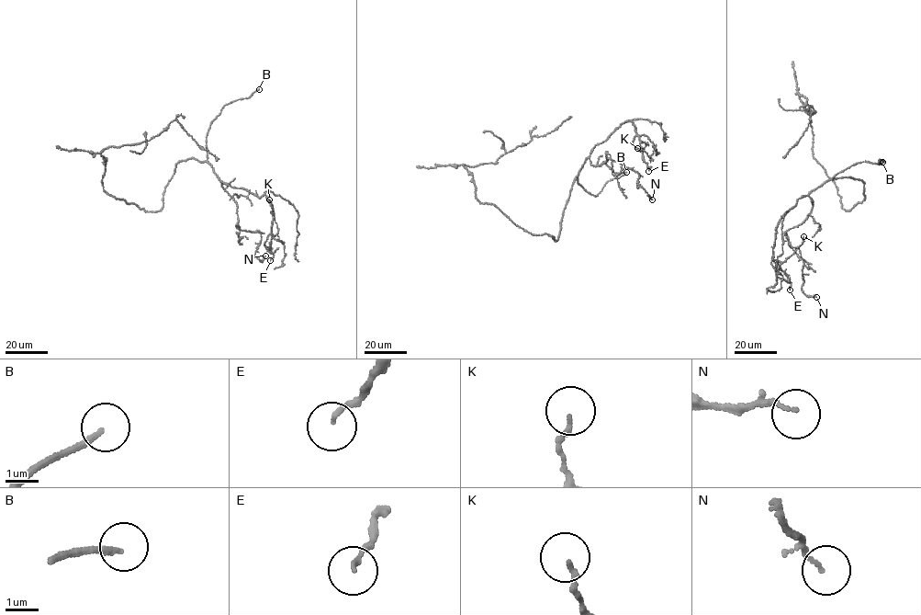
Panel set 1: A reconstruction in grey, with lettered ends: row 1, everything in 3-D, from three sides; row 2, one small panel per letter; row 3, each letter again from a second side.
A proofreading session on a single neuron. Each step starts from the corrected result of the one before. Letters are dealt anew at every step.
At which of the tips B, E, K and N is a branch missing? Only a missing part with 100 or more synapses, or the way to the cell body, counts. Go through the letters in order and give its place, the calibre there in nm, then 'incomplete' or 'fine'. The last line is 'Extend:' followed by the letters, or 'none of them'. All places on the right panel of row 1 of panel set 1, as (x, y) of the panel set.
B: (882, 162) | 160 nm | incomplete
E: (790, 290) | 120 nm | fine
K: (803, 236) | 130 nm | fine
N: (816, 297) | 100 nm | fine
Extend: B

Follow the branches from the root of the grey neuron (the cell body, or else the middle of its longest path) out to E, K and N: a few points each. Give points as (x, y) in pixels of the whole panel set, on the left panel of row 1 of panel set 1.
E: (162, 209), (174, 164), (192, 158), (207, 162), (225, 184), (259, 198), (266, 196), (273, 209), (270, 260)
K: (162, 209), (174, 164), (192, 158), (208, 163), (225, 184), (265, 196), (272, 237), (278, 230), (269, 199)
N: (162, 209), (174, 164), (207, 162), (236, 203), (239, 229), (261, 233), (254, 256), (262, 262), (265, 256)

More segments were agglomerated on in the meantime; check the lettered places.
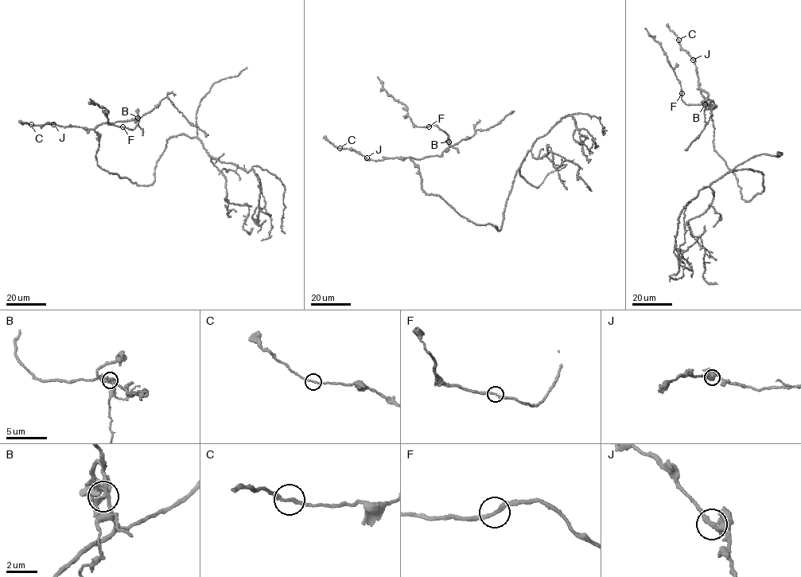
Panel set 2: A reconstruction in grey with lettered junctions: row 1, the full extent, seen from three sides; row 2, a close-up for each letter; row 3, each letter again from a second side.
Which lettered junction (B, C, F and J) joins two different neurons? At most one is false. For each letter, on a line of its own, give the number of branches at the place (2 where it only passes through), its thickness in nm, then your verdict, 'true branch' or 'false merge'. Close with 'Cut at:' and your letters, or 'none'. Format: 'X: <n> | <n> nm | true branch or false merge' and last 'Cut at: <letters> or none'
B: 4 | 280 nm | false merge
C: 2 | 170 nm | true branch
F: 2 | 220 nm | true branch
J: 2 | 280 nm | true branch
Cut at: B

